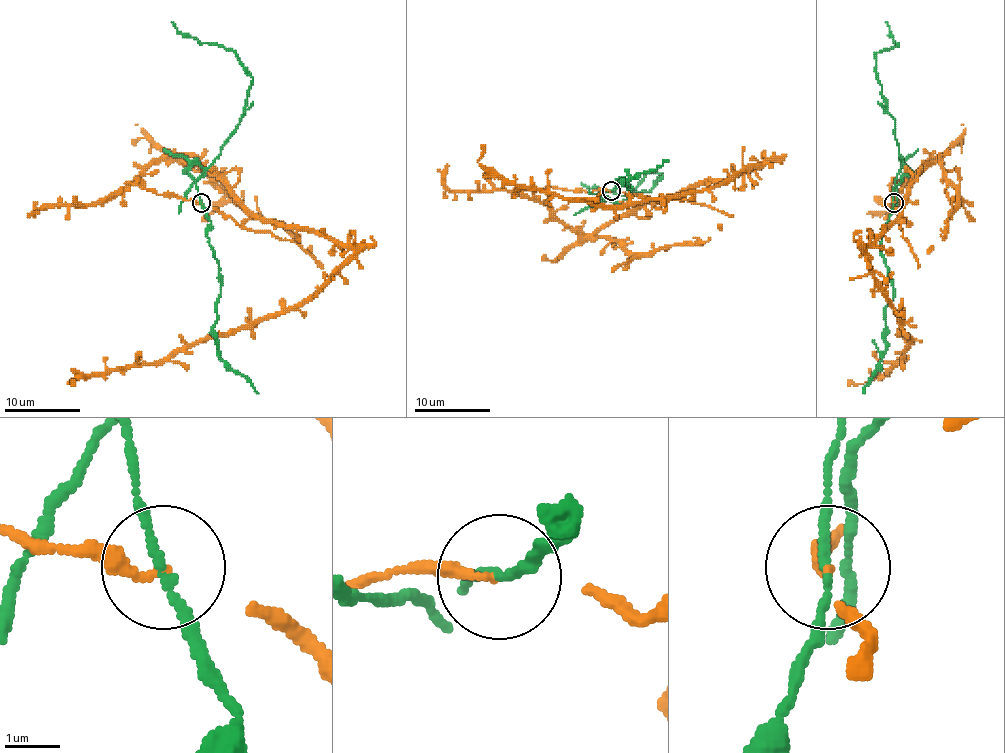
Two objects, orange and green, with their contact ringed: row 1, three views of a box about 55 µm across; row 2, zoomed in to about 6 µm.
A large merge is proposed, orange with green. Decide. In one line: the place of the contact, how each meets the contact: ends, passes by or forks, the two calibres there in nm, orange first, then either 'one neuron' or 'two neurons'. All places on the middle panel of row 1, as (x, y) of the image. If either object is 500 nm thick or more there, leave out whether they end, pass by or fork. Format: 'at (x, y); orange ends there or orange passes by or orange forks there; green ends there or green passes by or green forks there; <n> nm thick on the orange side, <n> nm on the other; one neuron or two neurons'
at (611, 190); orange ends there; green passes by; 180 nm thick on the orange side, 140 nm on the other; two neurons

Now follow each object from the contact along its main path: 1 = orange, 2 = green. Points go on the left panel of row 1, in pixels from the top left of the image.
1: (202, 202), (137, 177), (186, 160), (251, 211), (353, 253), (300, 302), (75, 380)
2: (202, 202), (188, 170), (207, 168), (217, 156), (245, 111), (253, 77), (237, 54), (184, 37), (171, 22)

